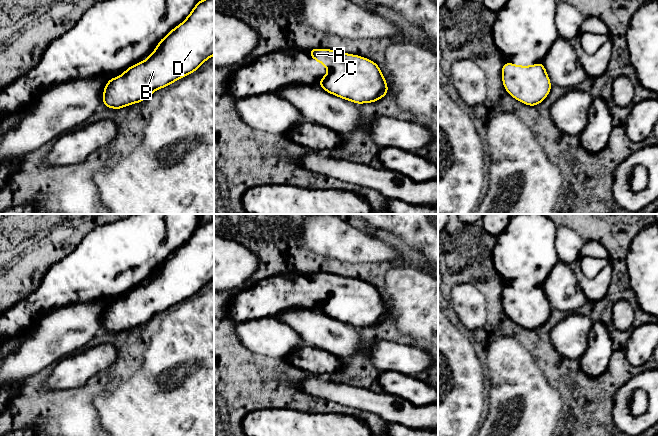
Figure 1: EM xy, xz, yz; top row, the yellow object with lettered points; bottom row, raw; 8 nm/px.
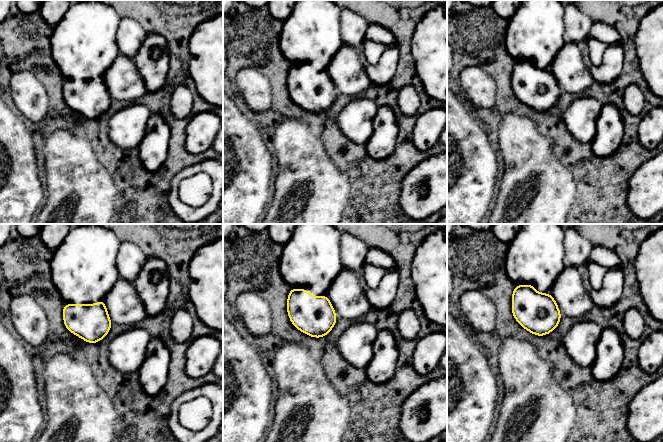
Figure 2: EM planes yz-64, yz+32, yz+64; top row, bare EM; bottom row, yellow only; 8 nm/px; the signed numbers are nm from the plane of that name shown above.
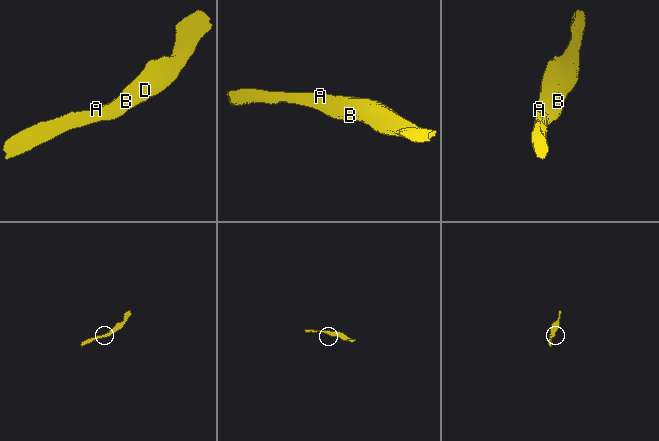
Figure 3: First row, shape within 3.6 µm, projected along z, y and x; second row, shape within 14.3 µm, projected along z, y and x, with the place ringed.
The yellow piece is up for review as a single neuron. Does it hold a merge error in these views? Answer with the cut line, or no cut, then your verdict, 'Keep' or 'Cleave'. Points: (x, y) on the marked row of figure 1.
No split. Keep

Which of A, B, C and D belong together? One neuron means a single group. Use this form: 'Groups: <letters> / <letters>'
Groups: A B C D

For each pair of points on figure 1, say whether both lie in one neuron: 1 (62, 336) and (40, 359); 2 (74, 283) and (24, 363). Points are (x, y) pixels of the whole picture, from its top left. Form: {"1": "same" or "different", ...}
{"1": "same", "2": "different"}

